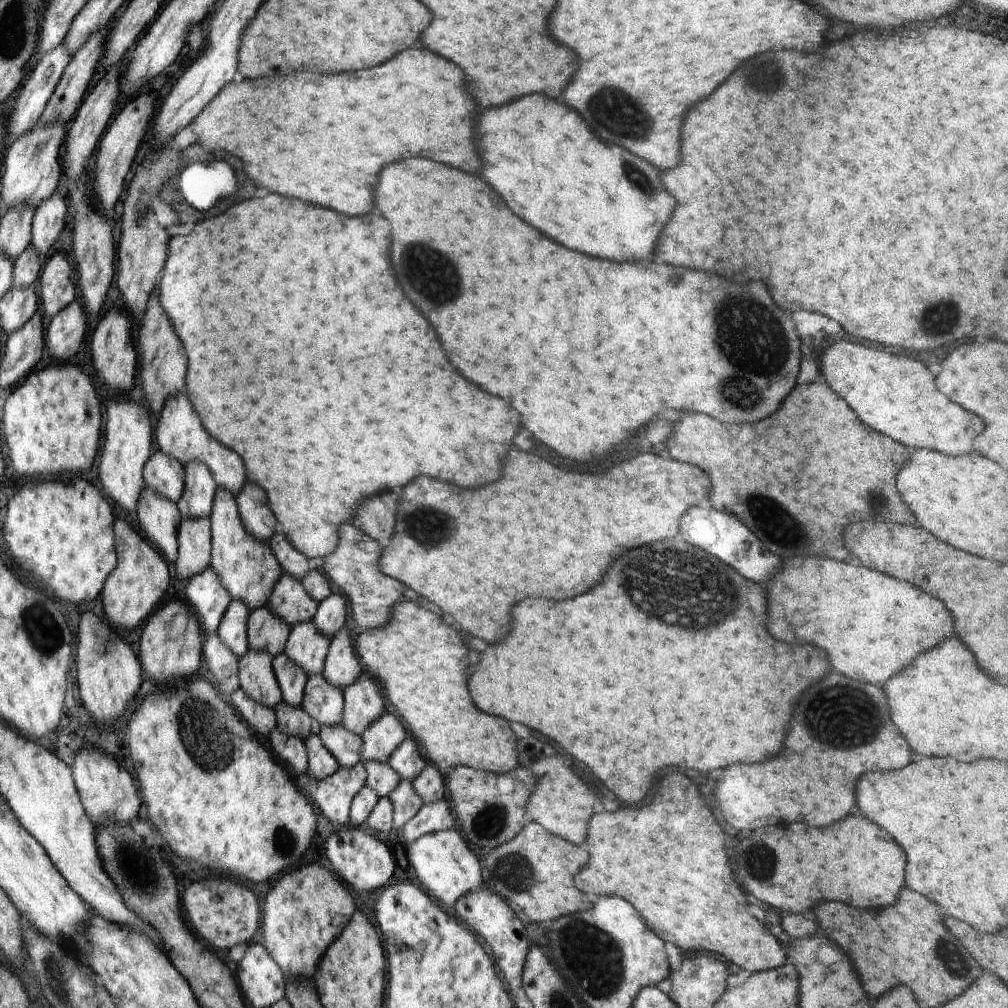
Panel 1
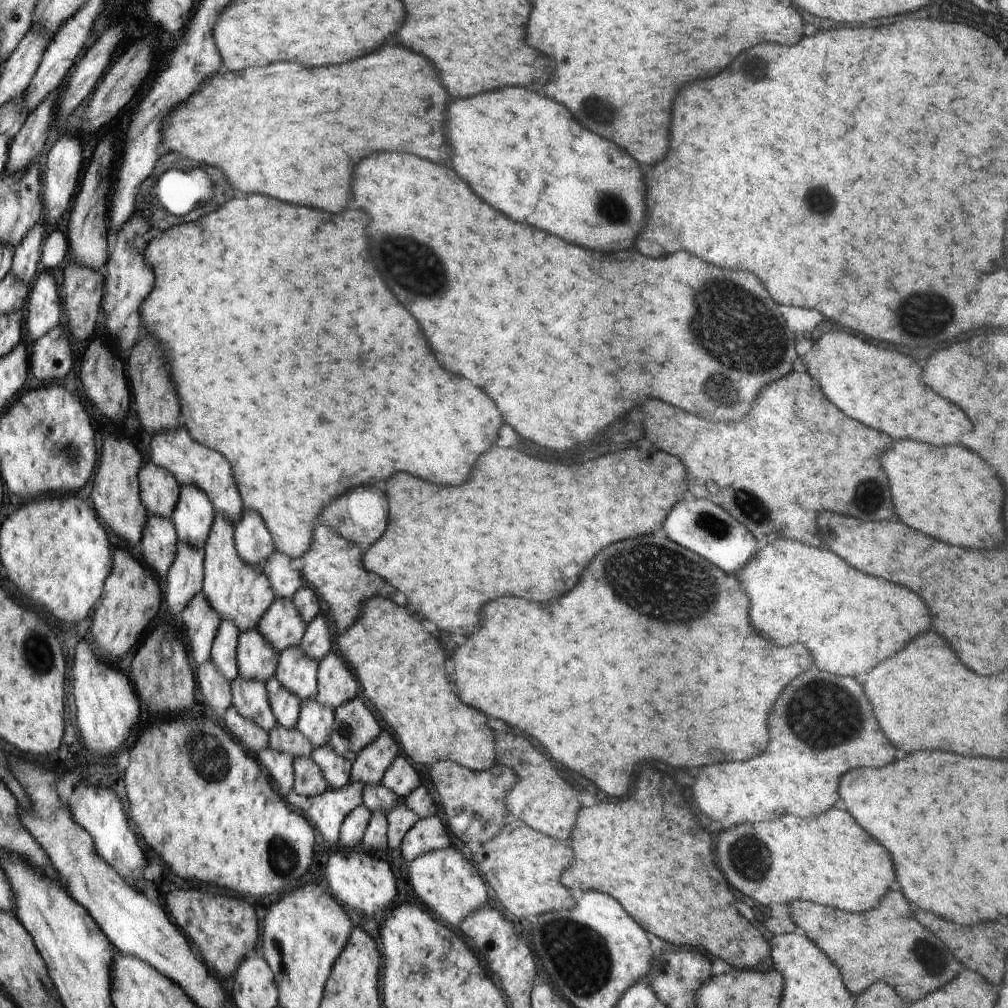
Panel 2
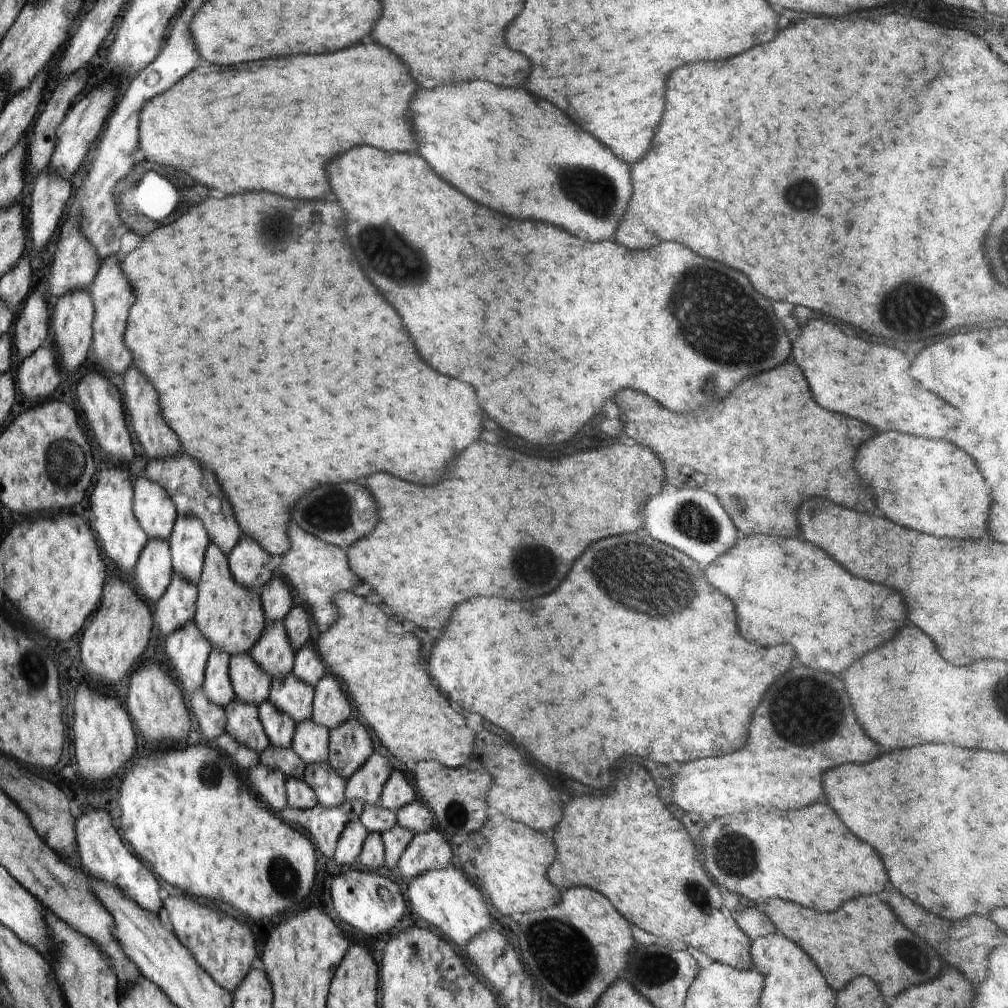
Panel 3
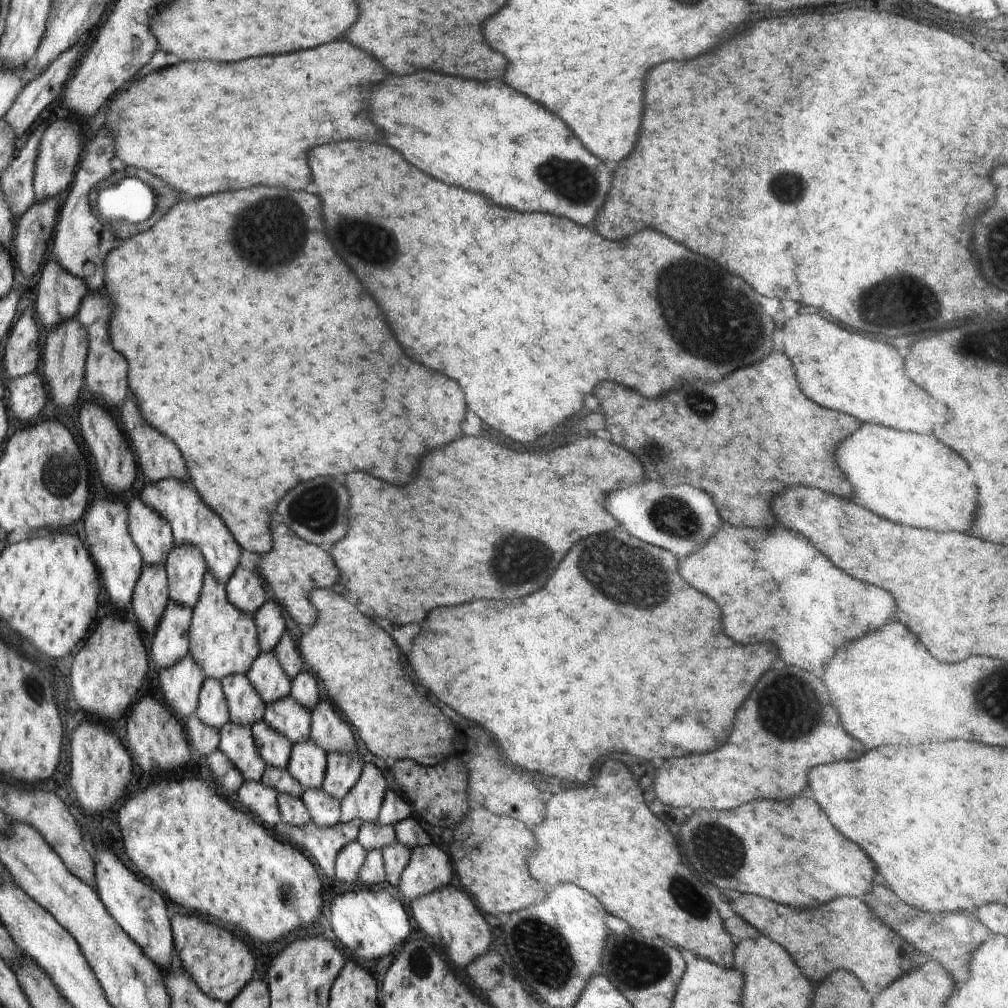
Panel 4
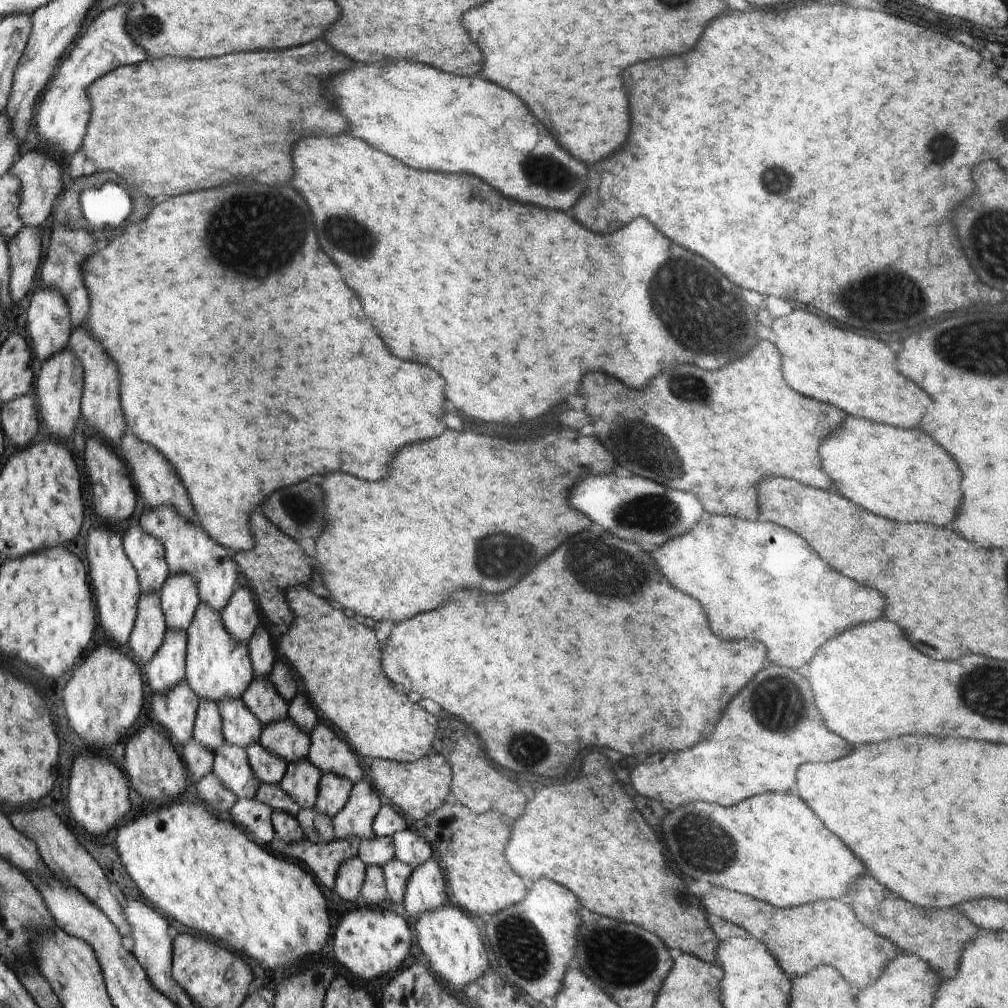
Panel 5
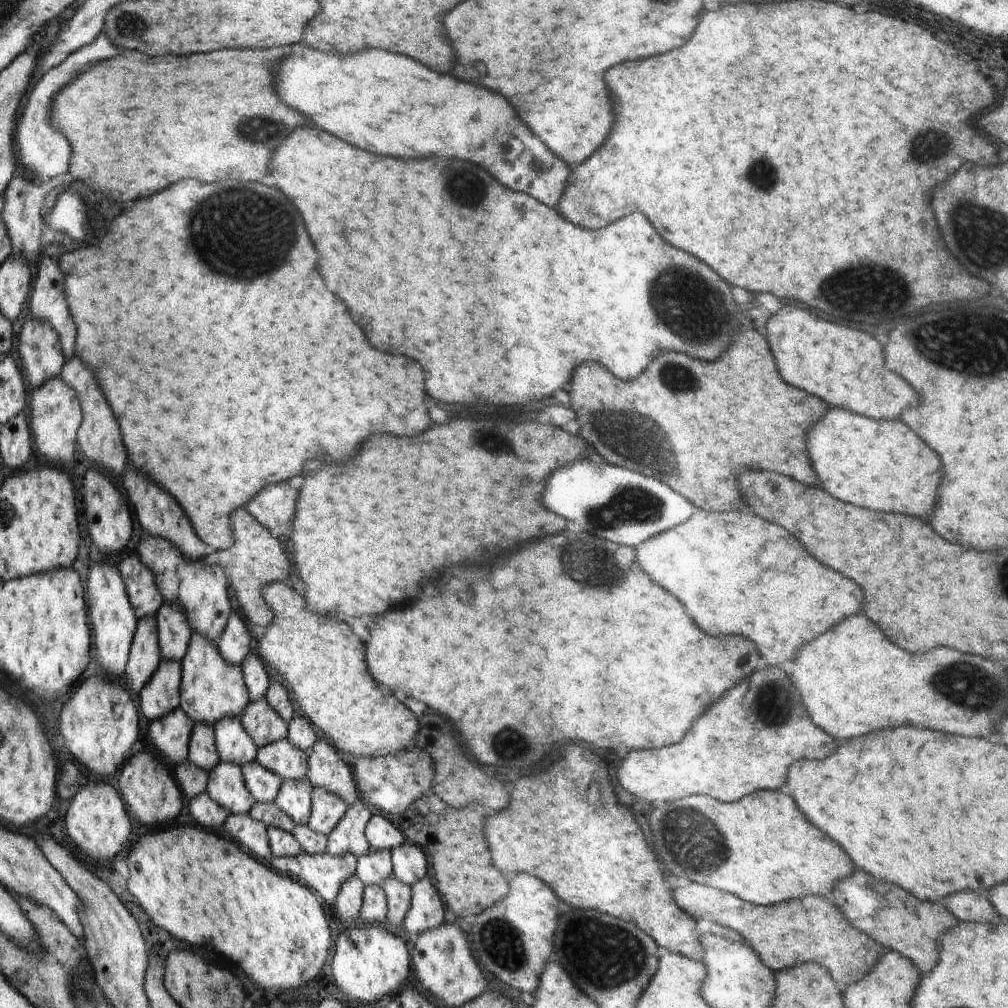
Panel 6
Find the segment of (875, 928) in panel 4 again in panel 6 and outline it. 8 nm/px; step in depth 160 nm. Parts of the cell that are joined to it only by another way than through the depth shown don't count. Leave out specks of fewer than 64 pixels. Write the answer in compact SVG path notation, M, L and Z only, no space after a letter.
M686 884L676 888L674 898L676 904L694 920L709 920L748 938L750 946L762 954L760 958L770 970L778 972L798 962L816 962L828 968L840 990L866 977L885 951L879 942L852 926L832 902L820 896L808 896L774 906L754 906L734 894L710 886Z

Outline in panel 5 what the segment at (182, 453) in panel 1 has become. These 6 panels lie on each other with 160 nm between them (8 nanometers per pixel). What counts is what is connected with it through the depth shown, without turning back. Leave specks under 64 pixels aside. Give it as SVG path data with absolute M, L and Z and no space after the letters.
M165 504L146 508L139 518L141 527L152 536L159 538L165 552L165 559L172 573L188 573L195 581L199 590L201 603L208 603L220 614L228 604L234 592L234 582L238 578L238 564L230 556L218 558L216 548L218 543L205 533L196 521L187 519L177 511L175 506Z

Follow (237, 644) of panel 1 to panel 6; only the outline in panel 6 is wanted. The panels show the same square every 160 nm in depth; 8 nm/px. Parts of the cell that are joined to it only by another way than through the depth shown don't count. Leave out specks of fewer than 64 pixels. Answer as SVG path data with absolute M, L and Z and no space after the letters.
M196 722L189 740L188 761L208 772L219 763L219 754L215 745L215 732L212 725Z

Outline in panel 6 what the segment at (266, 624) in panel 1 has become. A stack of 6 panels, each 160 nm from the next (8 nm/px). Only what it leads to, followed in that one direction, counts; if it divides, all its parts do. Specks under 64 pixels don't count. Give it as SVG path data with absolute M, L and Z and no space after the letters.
M224 717L215 722L213 729L220 761L233 762L242 768L258 758L257 744L238 717Z

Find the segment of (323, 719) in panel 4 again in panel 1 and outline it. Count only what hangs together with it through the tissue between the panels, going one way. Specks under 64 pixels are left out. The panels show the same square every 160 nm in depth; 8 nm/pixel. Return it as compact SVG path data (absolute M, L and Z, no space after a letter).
M342 627L331 639L322 674L331 685L344 690L363 672L362 662L356 654L354 632Z

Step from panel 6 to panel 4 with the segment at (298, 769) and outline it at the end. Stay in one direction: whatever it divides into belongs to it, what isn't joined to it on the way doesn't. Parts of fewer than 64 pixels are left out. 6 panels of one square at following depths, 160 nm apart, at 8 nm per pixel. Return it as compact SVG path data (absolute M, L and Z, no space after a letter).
M291 694L267 704L266 721L282 733L291 744L309 739L311 712L305 706L296 703Z

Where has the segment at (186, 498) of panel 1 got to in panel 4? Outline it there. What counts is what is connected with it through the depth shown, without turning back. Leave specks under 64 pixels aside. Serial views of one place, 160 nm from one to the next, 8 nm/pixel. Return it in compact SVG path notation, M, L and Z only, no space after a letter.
M192 543L174 545L164 562L169 578L170 601L194 608L198 602L207 562L201 550Z

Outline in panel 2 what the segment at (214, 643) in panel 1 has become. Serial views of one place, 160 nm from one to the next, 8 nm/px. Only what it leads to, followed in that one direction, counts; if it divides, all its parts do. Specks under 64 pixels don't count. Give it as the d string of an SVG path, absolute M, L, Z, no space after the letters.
M206 659L199 664L197 677L200 683L200 692L210 707L211 716L219 719L233 704L231 682L221 673L221 670L210 660Z

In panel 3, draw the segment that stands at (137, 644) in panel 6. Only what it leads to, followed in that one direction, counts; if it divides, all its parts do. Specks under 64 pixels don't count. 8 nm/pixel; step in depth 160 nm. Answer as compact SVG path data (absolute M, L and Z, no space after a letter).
M150 539L140 553L136 570L136 586L153 604L158 602L174 575L169 542Z

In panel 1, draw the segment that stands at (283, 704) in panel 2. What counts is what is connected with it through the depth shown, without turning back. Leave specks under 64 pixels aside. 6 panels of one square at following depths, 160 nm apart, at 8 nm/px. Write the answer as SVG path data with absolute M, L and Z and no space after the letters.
M284 652L273 658L273 669L284 702L290 706L300 707L303 701L307 674L294 664Z

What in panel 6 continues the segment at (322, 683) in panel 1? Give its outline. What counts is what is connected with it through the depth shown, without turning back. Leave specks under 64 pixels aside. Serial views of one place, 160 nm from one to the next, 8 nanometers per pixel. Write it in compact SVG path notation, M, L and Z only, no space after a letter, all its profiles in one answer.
M307 778L288 779L283 781L274 801L296 825L307 824L312 812L313 788L313 784Z

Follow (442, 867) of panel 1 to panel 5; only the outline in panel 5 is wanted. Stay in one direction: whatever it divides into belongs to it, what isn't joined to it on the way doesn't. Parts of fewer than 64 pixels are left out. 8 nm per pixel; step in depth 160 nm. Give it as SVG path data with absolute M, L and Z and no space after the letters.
M450 902L418 916L416 934L421 950L418 956L426 958L436 978L444 980L456 990L463 990L469 982L475 981L489 969L486 948L478 925L468 914L462 912L457 906L451 905Z

